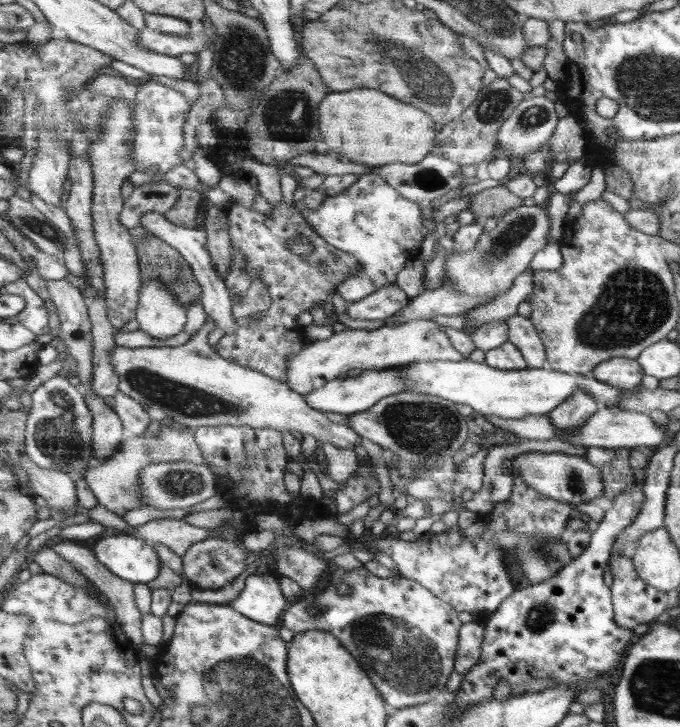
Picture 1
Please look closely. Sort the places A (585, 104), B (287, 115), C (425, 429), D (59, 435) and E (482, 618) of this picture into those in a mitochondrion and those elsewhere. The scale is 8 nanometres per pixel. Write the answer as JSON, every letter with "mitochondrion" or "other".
{"A":"other","B":"mitochondrion","C":"mitochondrion","D":"mitochondrion","E":"other"}

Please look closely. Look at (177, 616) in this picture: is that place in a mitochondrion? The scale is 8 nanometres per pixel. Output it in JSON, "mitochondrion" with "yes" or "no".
{"mitochondrion":"no"}

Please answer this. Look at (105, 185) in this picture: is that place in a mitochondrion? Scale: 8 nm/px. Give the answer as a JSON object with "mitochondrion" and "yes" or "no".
{"mitochondrion":"no"}

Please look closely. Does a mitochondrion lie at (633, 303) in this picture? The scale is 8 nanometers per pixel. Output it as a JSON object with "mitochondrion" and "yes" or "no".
{"mitochondrion":"yes"}

